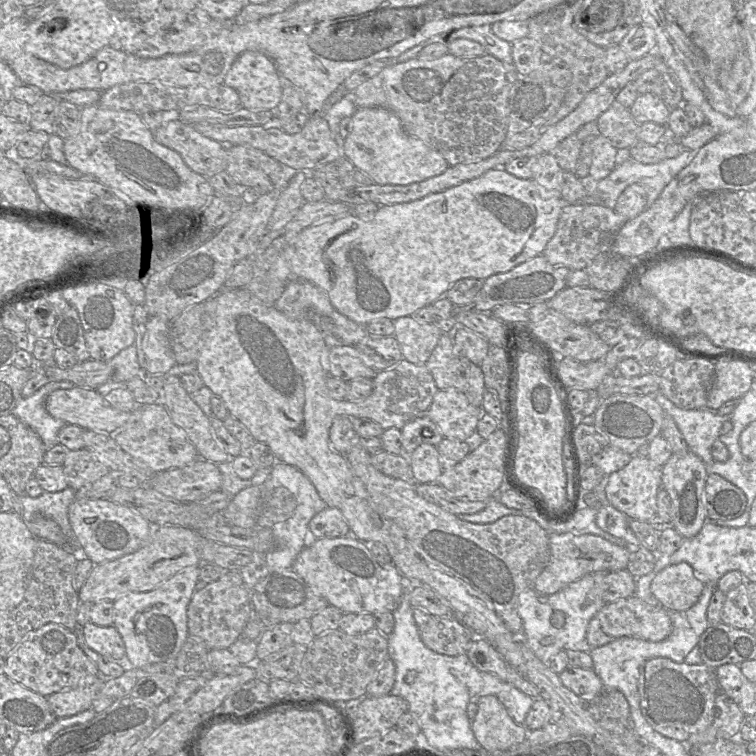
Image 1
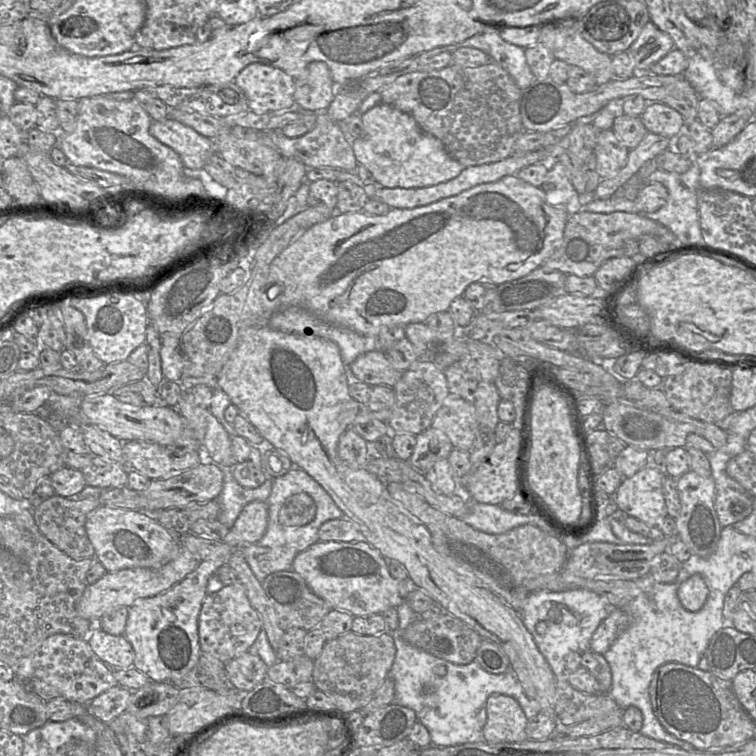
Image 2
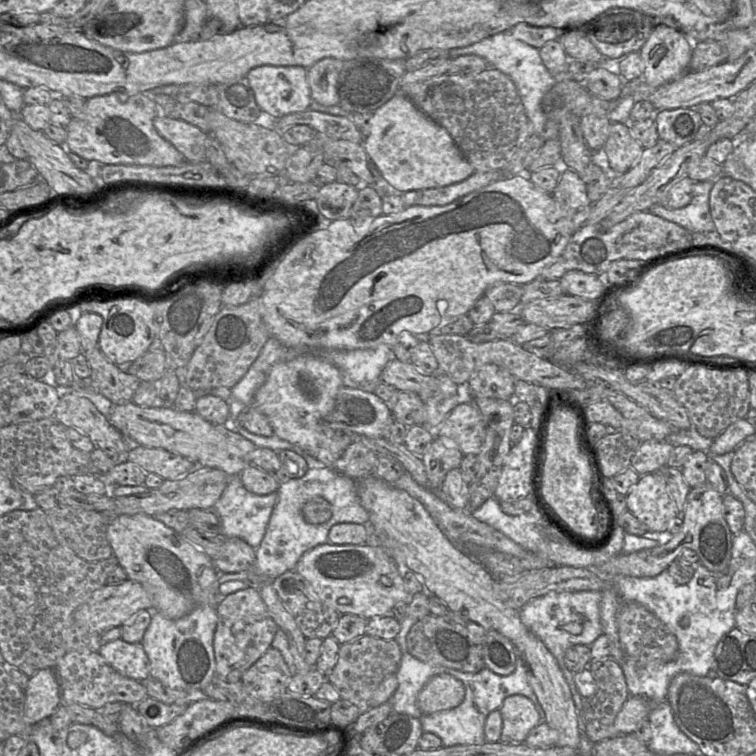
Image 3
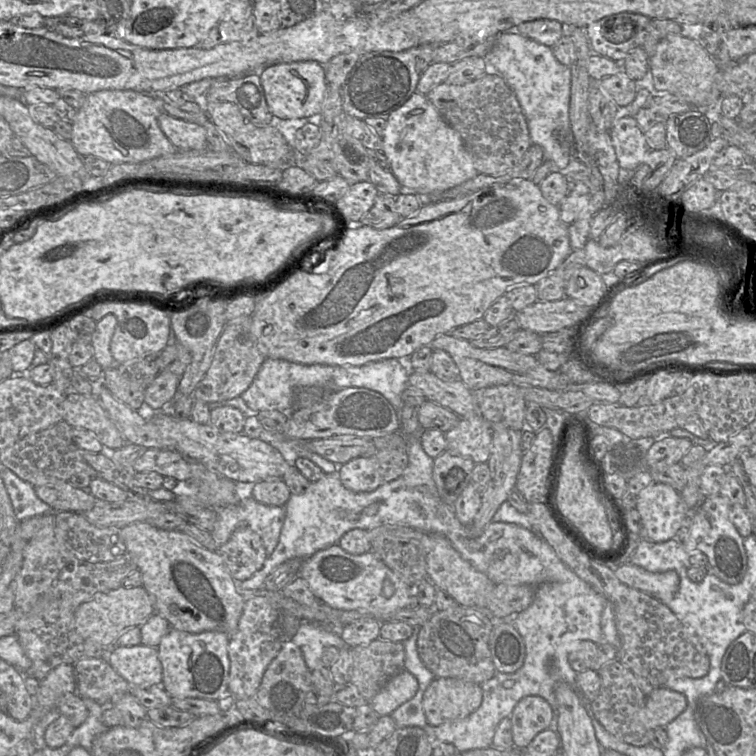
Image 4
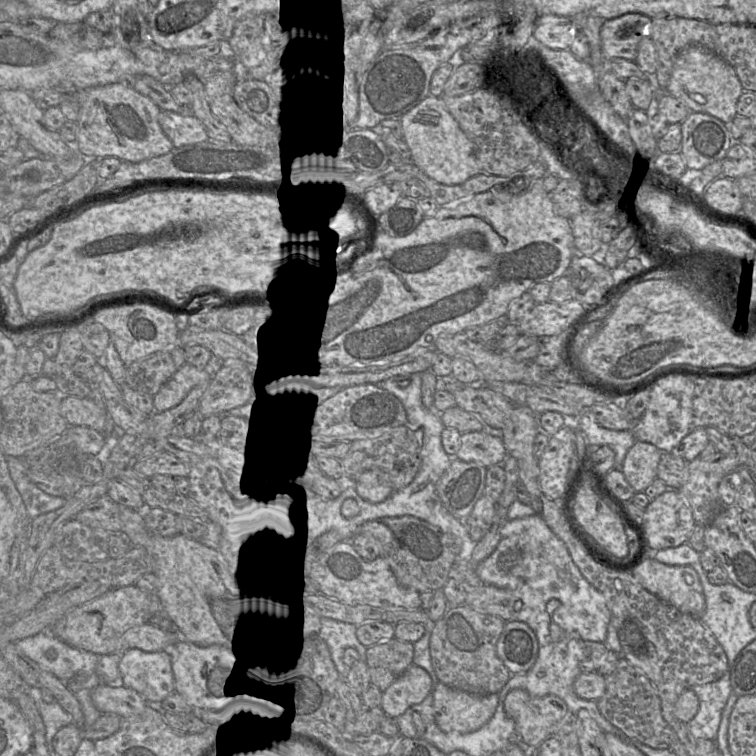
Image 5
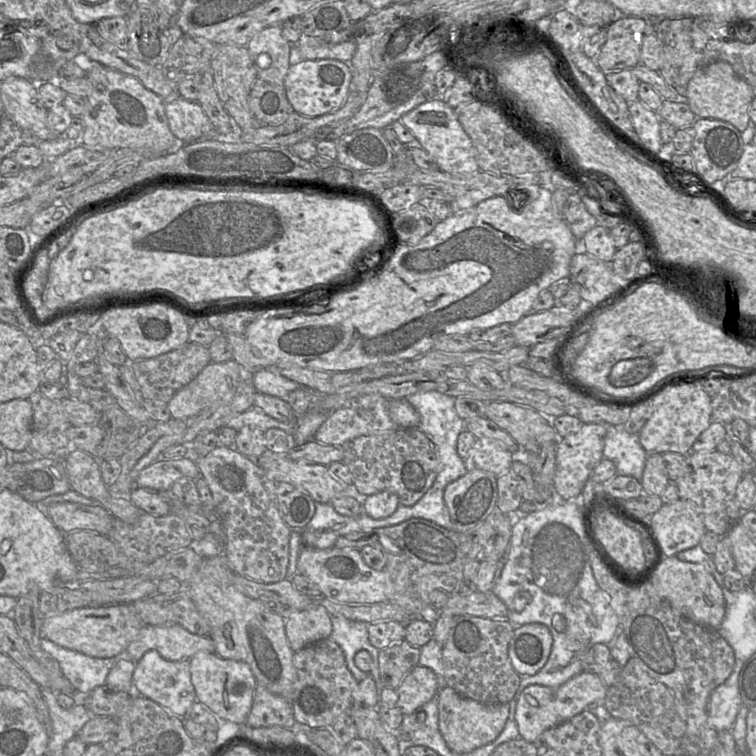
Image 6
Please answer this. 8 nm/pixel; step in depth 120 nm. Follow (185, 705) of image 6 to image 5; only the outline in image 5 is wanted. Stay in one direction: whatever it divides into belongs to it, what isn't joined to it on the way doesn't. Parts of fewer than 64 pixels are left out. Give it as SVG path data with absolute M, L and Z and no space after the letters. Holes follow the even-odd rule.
M129 649L120 657L121 685L135 690L148 703L160 704L175 691L171 656L166 651Z

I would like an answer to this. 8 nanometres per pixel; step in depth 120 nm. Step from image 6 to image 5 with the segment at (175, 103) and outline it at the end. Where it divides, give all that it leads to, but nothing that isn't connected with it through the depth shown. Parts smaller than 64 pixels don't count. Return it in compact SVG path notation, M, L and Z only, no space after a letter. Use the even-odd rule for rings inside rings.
M161 110L159 124L174 147L182 147L208 140L206 128L194 115Z

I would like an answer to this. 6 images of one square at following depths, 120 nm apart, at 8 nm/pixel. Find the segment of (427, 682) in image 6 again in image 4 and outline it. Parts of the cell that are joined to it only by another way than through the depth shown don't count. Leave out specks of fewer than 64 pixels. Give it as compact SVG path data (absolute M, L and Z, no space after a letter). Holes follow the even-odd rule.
M402 670L386 683L369 704L379 716L391 715L415 696L418 687L416 677L407 670Z

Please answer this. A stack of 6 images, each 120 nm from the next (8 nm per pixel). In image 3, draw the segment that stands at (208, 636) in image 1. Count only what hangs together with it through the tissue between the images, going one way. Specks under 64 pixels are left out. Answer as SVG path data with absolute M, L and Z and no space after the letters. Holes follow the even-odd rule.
M252 587L221 597L214 608L217 614L213 637L216 674L228 682L239 682L244 672L271 647L279 627L259 591Z

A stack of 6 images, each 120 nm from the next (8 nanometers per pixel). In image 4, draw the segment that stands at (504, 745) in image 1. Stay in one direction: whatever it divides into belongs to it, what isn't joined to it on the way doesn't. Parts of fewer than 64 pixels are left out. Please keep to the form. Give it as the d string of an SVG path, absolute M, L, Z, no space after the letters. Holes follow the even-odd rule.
M526 696L516 704L509 718L514 747L525 749L538 733L552 726L554 711L544 698Z

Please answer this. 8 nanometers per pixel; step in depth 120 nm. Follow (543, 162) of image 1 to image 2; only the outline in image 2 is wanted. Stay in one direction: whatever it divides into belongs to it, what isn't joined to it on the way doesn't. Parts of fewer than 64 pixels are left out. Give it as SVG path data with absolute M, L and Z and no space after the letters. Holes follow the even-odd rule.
M556 162L548 170L539 188L545 193L551 206L565 211L569 216L582 210L580 195L571 184L561 162Z

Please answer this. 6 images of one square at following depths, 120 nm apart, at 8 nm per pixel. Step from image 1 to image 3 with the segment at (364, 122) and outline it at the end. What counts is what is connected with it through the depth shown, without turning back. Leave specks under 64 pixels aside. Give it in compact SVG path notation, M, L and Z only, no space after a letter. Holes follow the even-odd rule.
M398 93L371 117L371 129L362 143L381 176L400 193L449 186L467 179L474 172L448 131L431 120L403 93Z

